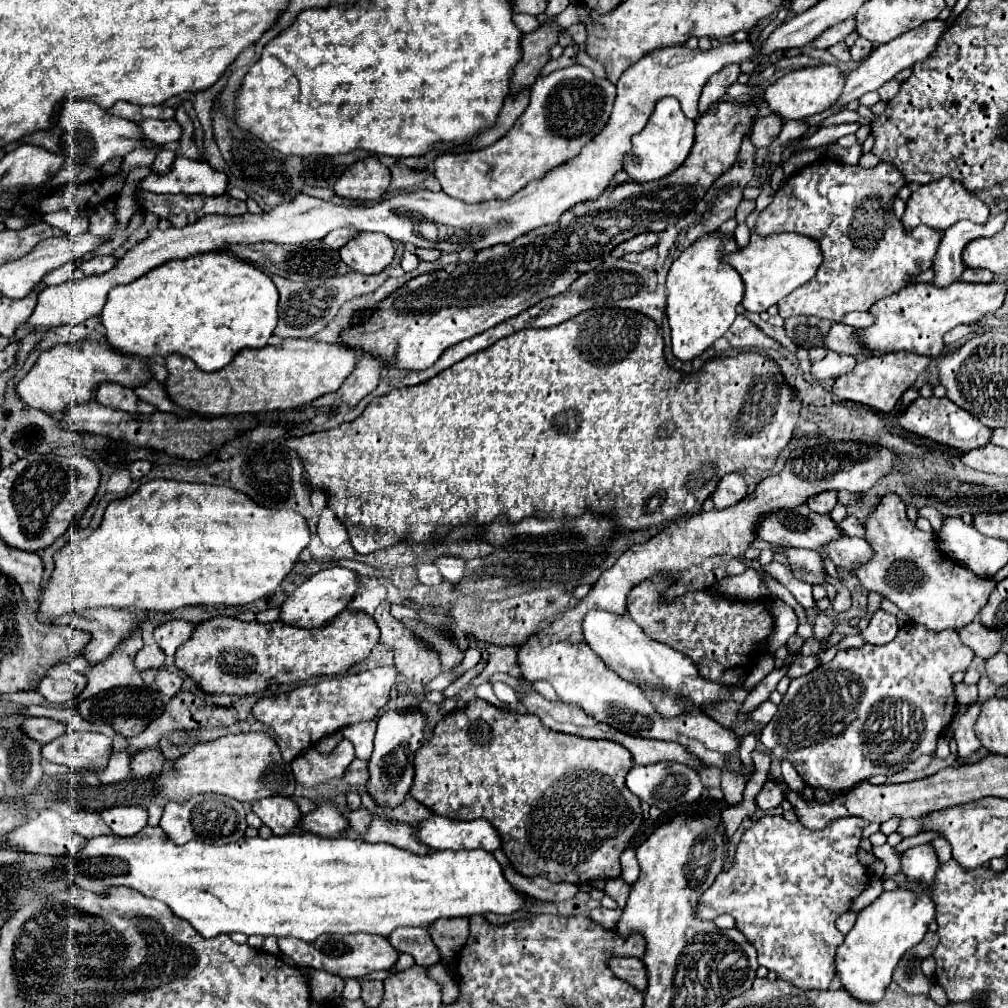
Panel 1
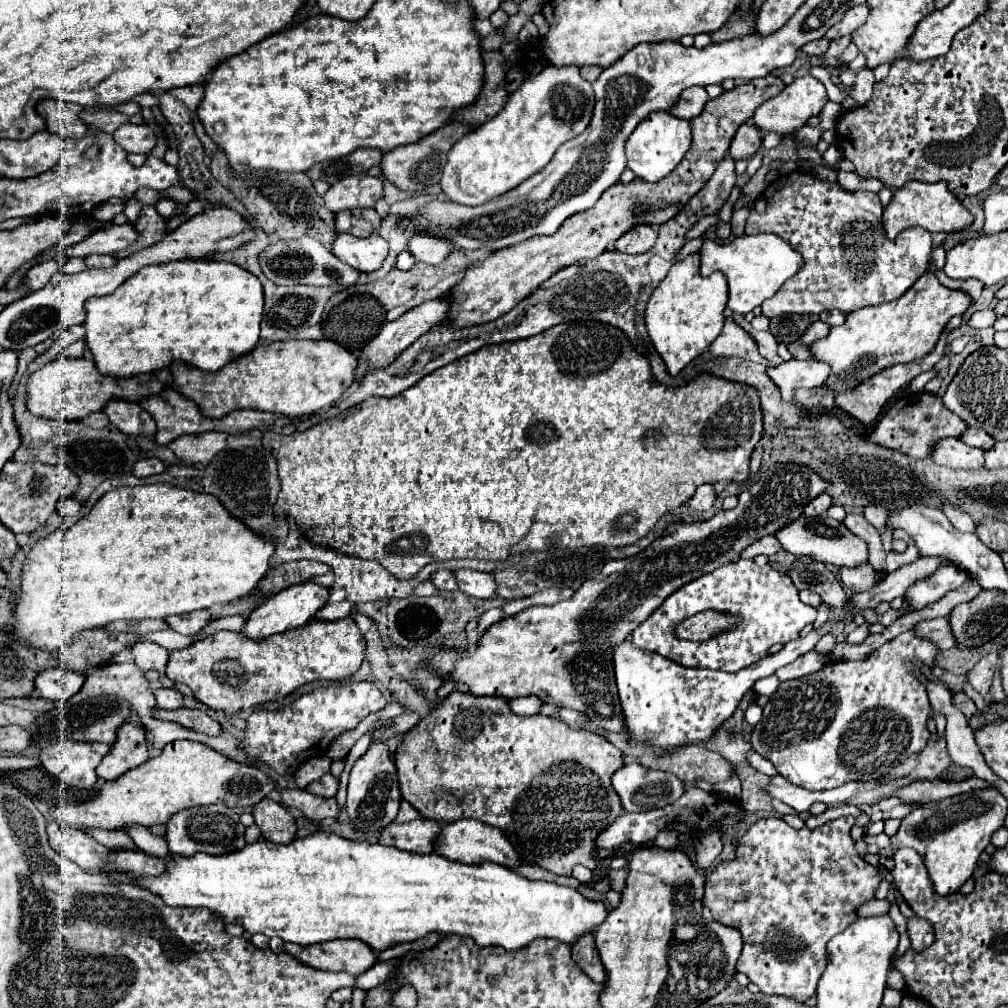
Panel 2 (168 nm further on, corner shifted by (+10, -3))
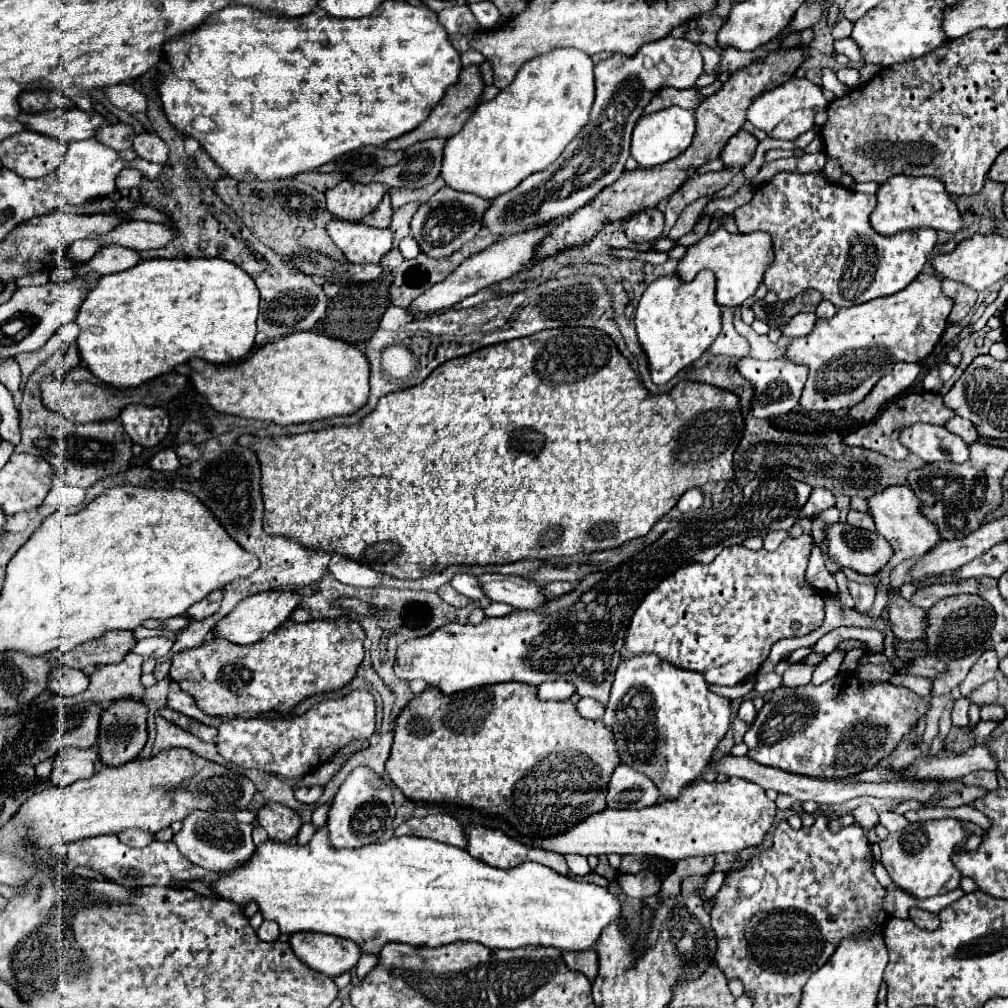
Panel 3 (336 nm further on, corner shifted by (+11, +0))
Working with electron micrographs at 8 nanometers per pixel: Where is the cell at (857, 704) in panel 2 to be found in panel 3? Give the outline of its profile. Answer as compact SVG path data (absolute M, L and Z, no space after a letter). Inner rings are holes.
M837 674L819 686L779 686L777 690L773 690L769 694L769 700L757 712L753 726L749 726L749 730L745 732L745 744L749 746L749 758L759 764L809 778L845 778L867 768L875 768L897 748L903 736L907 736L917 726L917 722L927 716L927 710L929 702L909 688L897 688L885 680L869 682L859 678L857 674Z

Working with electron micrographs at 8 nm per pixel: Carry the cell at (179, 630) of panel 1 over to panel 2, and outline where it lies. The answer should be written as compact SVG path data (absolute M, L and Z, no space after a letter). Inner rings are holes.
M202 609L202 611L194 611L194 613L186 613L186 615L174 615L174 617L166 617L164 619L170 629L182 633L182 635L196 635L200 629L204 629L210 621L210 611Z

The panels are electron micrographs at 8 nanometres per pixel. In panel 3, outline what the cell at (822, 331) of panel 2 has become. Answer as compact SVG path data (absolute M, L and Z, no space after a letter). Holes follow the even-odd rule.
M797 314L791 318L791 322L785 326L783 334L789 336L789 338L803 338L803 336L809 336L815 328L815 322L817 322L817 316L815 314Z

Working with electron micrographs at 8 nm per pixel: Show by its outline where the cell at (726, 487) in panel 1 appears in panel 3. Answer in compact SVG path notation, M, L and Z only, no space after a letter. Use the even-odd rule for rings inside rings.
M693 488L693 490L687 490L683 496L681 496L681 500L677 502L677 508L681 510L681 512L693 512L693 510L697 510L701 504L703 504L703 492L699 490L699 488Z

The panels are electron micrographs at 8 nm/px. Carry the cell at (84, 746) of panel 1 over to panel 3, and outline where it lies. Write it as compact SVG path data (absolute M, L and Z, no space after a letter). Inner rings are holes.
M63 748L53 762L53 774L51 780L55 786L71 786L77 780L87 780L95 774L95 760L97 752L87 748Z

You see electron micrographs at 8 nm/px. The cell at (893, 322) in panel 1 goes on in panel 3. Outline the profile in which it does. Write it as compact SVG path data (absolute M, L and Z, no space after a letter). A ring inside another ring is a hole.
M919 274L905 290L875 298L873 302L837 310L831 320L819 320L813 334L791 340L787 358L809 366L809 378L801 396L805 410L841 410L861 402L883 374L897 362L921 362L933 352L947 328L953 300L941 292L941 280Z

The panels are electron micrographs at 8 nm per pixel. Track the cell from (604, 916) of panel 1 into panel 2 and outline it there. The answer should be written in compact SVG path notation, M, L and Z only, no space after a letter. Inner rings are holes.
M588 933L584 937L580 937L574 945L572 945L572 957L576 961L576 965L596 983L604 983L606 981L606 971L602 967L602 961L598 957L596 945L594 945L594 935Z

